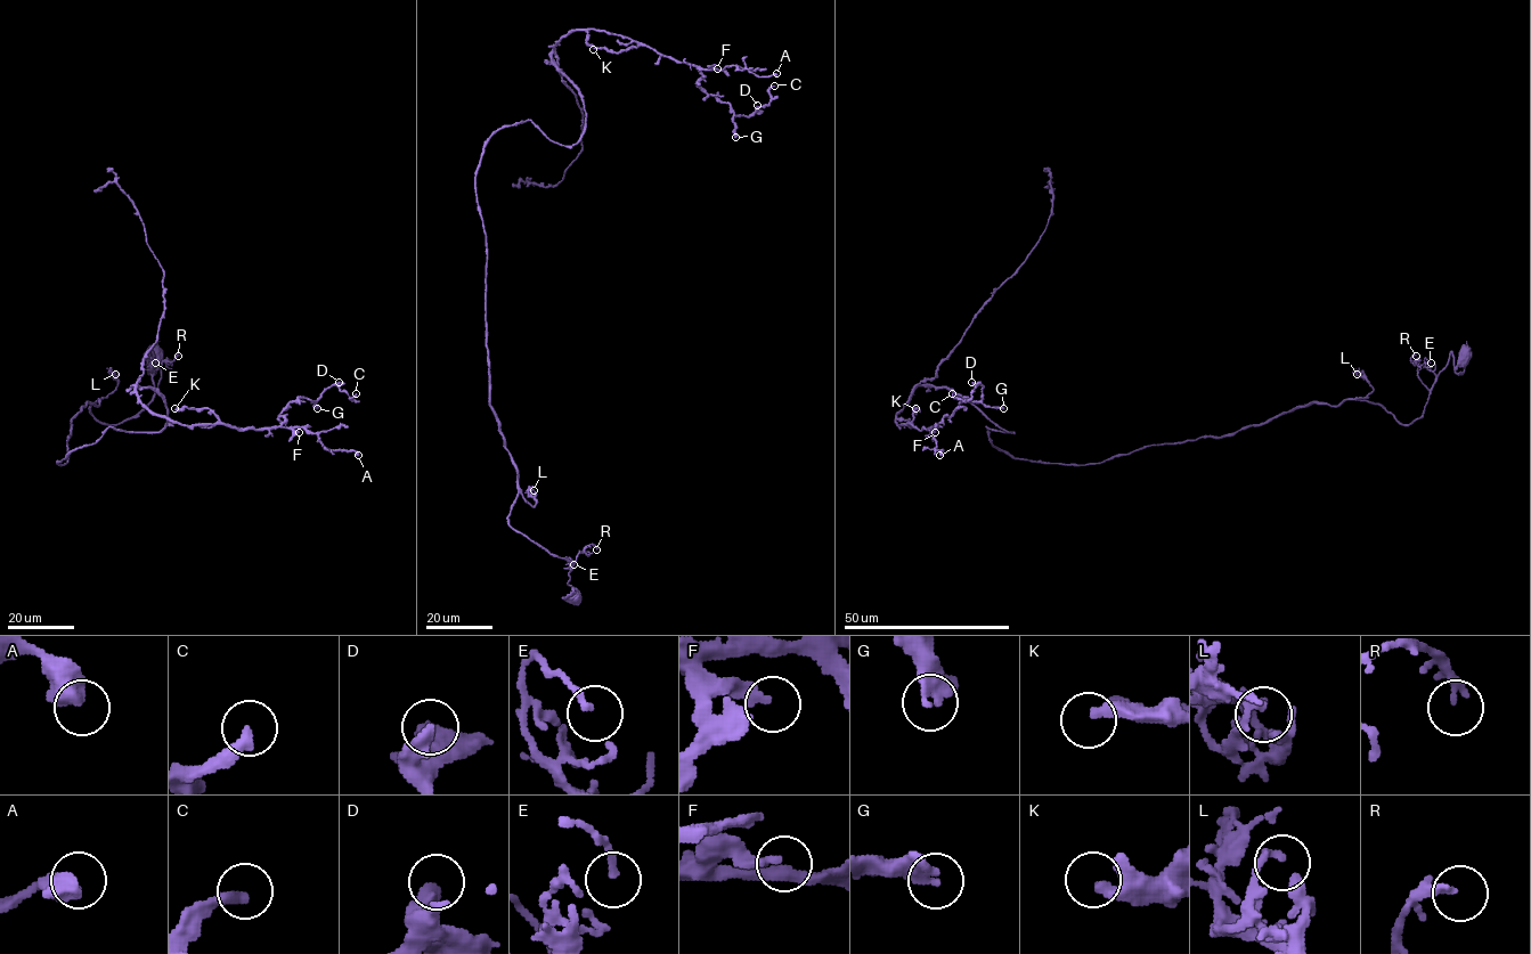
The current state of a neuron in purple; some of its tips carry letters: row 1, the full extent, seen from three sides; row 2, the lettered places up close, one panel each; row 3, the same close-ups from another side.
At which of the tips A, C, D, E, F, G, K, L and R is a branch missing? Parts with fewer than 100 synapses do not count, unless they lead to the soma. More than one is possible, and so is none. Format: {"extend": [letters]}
{"extend": []}

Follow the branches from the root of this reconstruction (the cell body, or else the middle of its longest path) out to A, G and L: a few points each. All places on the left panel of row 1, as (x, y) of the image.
A: (156, 356), (152, 399), (86, 402), (57, 463), (165, 425), (133, 384), (173, 423), (358, 455)
G: (156, 356), (152, 399), (116, 424), (86, 402), (57, 463), (165, 425), (133, 384), (189, 425), (317, 408)
L: (156, 356), (157, 367), (149, 352), (152, 399), (121, 423), (105, 424), (89, 408), (115, 389), (115, 374)

